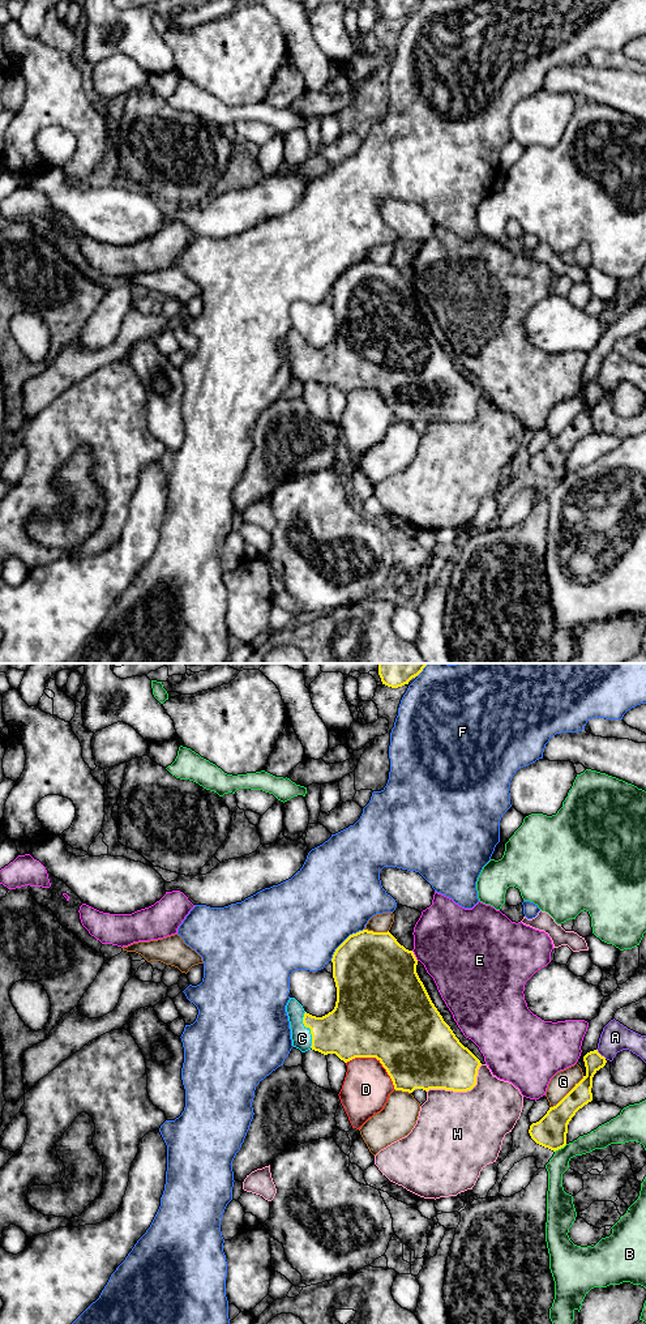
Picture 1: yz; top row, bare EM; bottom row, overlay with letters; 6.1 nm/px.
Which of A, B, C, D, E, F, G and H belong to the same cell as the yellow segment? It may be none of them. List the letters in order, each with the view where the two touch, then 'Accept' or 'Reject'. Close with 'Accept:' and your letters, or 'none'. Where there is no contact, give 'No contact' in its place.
A: Touches yellow in yz. Reject
B: Touches yellow in yz. Reject
C: Touches yellow in yz. Accept
D: Touches yellow in yz. Reject
E: Touches yellow in yz. Reject
F: Touches yellow in yz. Reject
G: Touches yellow in yz. Reject
H: Touches yellow in yz. Reject
Accept: C

